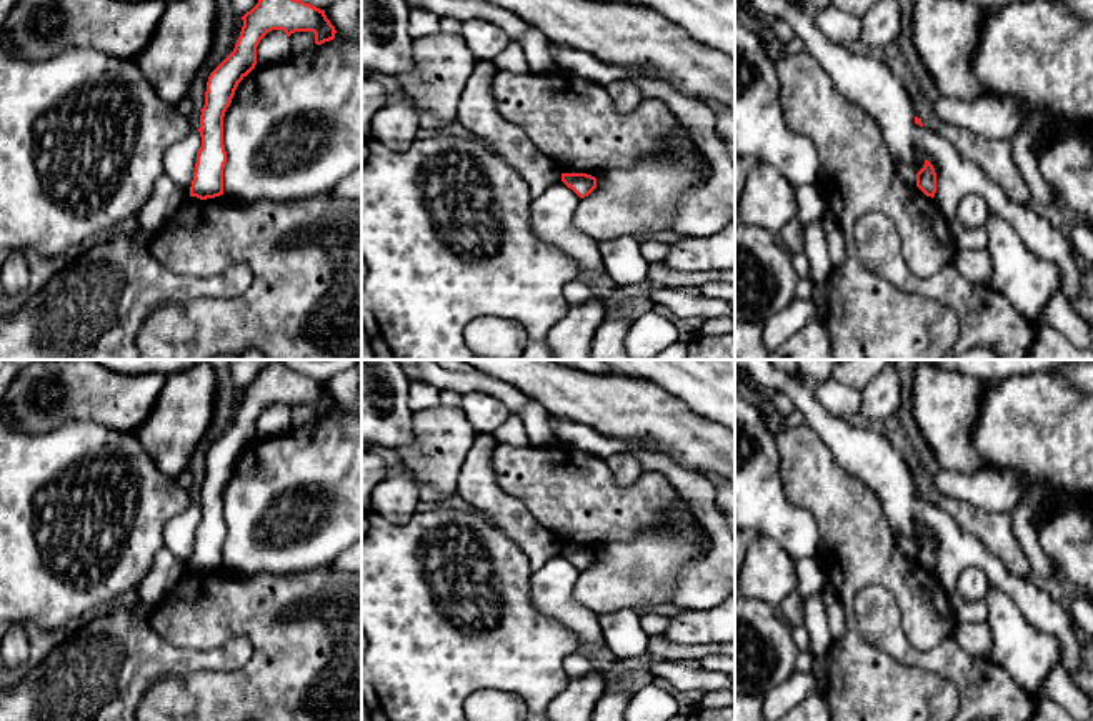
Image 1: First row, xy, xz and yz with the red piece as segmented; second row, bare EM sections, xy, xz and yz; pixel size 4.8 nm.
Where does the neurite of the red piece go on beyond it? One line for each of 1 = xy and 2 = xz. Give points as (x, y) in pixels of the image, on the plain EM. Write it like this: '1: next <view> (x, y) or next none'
1: next none
2: next none

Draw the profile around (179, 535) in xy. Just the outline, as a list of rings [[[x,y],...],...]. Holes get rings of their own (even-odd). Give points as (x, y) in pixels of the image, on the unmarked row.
[[[192,501],[185,511],[170,518],[163,528],[165,548],[187,566],[187,571],[190,571],[190,559],[200,520],[200,505]]]

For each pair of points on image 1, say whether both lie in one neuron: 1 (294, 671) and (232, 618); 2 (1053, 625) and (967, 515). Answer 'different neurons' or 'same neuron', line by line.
1: same neuron
2: different neurons

